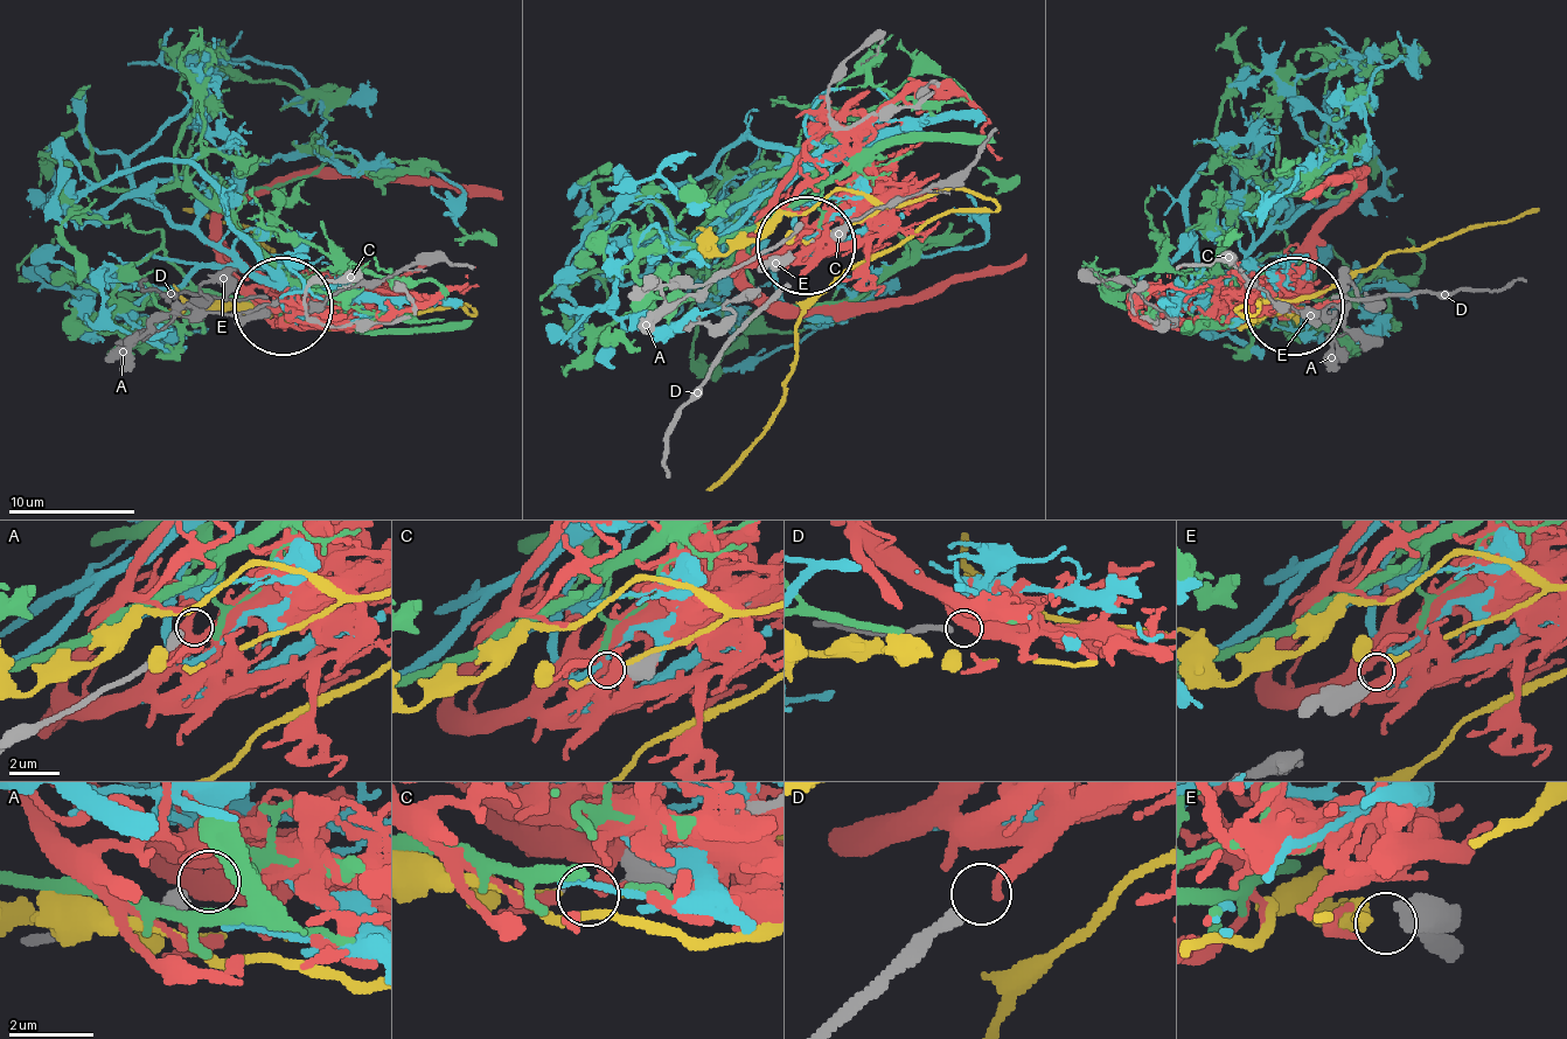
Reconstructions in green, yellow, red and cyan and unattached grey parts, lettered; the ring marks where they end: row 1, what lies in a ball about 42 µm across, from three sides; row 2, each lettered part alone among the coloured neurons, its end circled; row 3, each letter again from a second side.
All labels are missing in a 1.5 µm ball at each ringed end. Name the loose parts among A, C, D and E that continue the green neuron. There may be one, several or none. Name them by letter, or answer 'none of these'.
none of these

